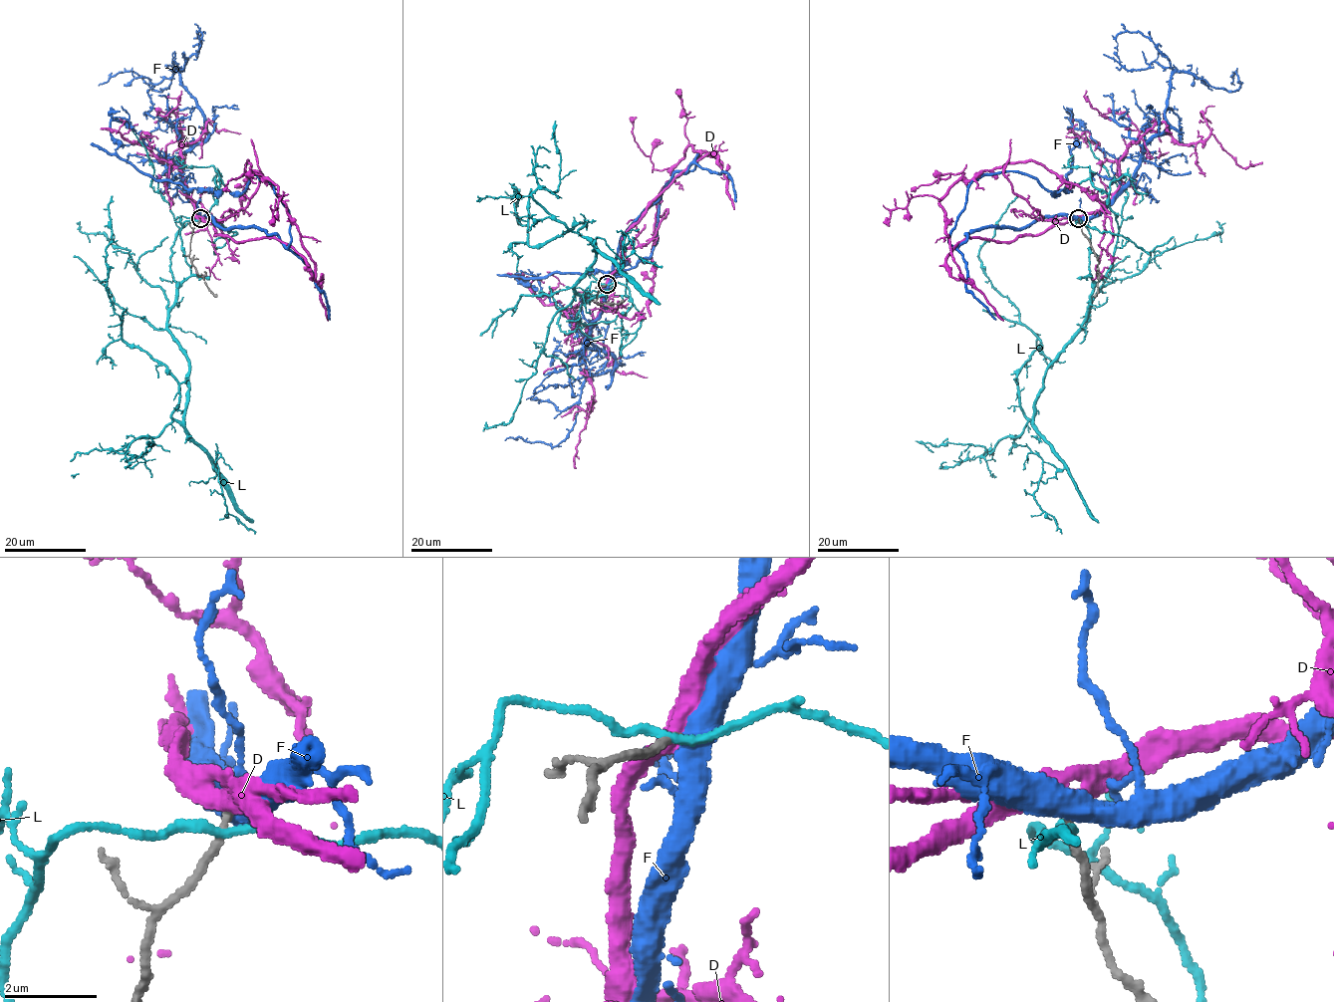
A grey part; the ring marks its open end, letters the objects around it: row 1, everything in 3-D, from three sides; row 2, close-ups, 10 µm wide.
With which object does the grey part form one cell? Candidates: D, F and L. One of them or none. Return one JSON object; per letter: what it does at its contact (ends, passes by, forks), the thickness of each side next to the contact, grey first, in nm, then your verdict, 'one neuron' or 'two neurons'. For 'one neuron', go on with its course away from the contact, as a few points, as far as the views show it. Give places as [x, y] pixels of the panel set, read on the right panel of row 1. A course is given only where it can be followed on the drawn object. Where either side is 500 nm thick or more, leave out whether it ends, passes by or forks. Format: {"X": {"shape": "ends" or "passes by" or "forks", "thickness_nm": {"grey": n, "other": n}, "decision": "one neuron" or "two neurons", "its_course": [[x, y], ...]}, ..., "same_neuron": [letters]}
{"D": {"shape": "passes by", "thickness_nm": {"grey": 170, "other": 400}, "decision": "two neurons"}, "F": {"shape": "passes by", "thickness_nm": {"grey": 170, "other": 480}, "decision": "two neurons"}, "L": {"shape": "passes by", "thickness_nm": {"grey": 220, "other": 160}, "decision": "two neurons"}, "same_neuron": []}

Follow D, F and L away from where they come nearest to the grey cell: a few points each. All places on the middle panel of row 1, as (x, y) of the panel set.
D: (606, 285), (619, 265), (623, 235), (668, 185), (712, 152), (721, 165), (689, 145), (660, 192), (650, 317)
F: (607, 285), (620, 238), (696, 154), (694, 167), (662, 192), (647, 259), (619, 271), (517, 279), (537, 291)
L: (605, 285), (592, 282), (586, 300), (575, 292), (594, 262), (586, 224), (528, 244), (512, 184), (519, 224)

